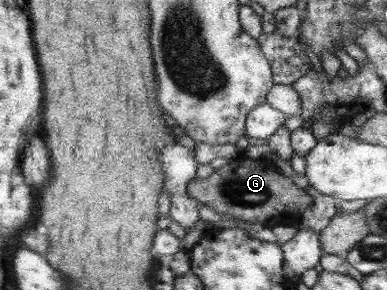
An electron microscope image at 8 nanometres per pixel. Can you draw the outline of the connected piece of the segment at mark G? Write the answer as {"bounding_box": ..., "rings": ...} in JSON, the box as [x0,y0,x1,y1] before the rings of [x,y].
{"bounding_box":[185,152,313,230],"rings":[[[244,152],[233,155],[227,164],[213,170],[204,179],[191,177],[185,185],[185,192],[217,214],[223,213],[244,220],[247,224],[259,224],[269,230],[280,225],[297,228],[303,212],[313,205],[313,199],[305,193],[305,190],[278,173],[273,163],[261,159],[252,160],[244,155]]]}

